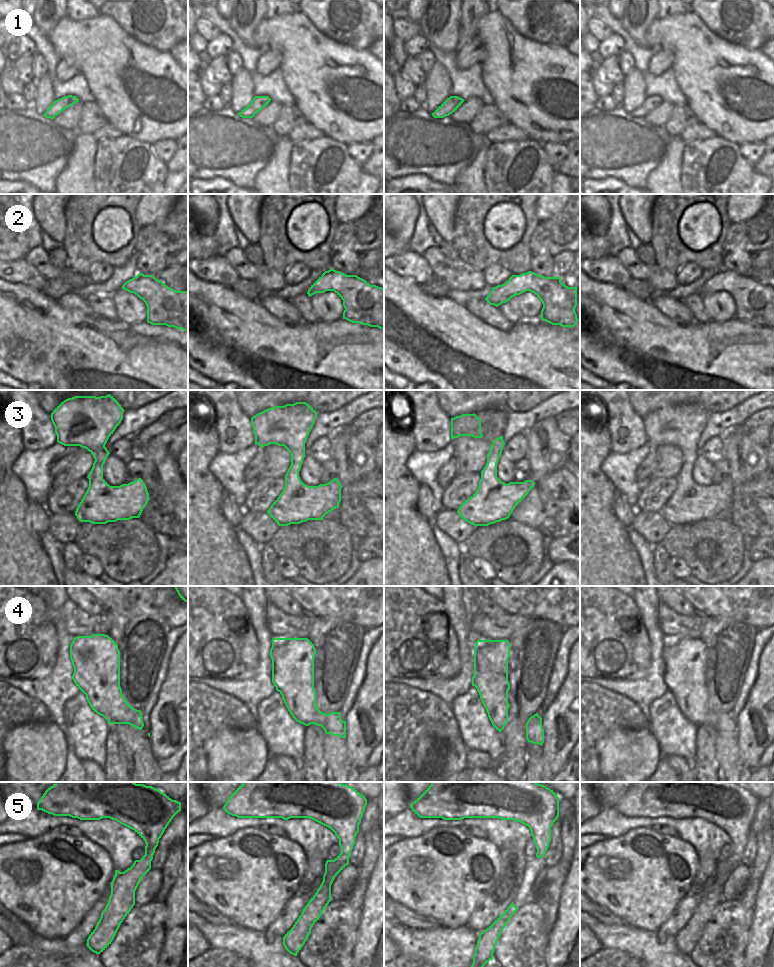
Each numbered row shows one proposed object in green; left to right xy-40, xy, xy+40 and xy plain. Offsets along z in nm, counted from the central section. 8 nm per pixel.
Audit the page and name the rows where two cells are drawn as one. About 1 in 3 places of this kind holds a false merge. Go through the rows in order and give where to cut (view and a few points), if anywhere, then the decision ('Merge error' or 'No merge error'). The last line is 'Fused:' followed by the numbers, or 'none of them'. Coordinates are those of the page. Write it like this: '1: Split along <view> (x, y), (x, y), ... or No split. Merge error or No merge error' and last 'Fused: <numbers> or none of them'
1: No split. No merge error
2: No split. No merge error
3: No split. No merge error
4: No split. No merge error
5: No split. No merge error
Fused: none of them.

